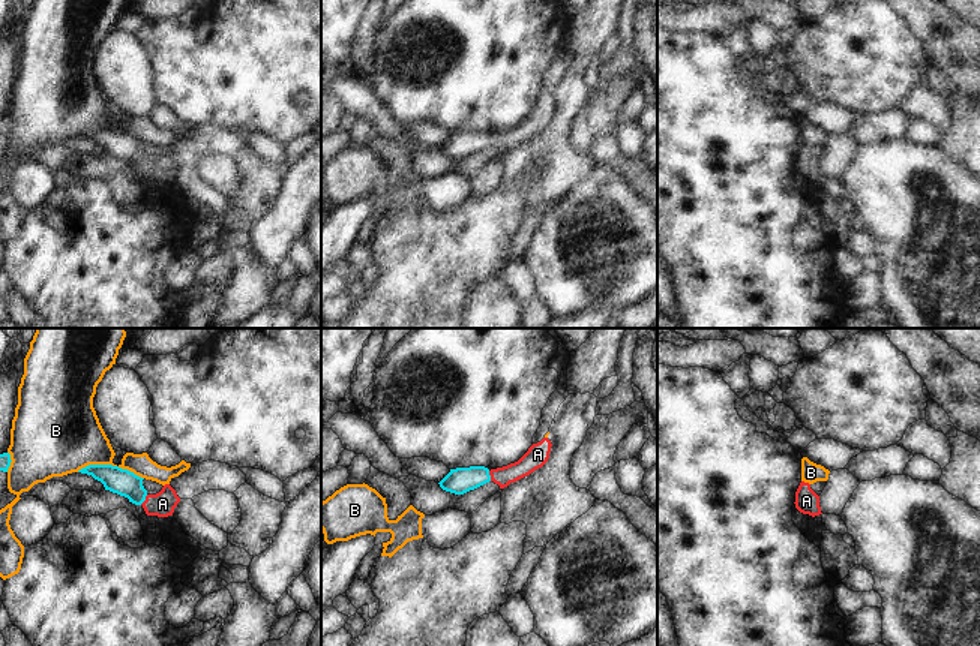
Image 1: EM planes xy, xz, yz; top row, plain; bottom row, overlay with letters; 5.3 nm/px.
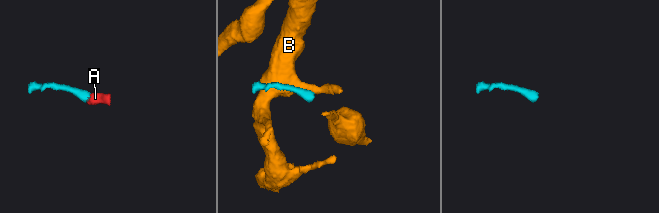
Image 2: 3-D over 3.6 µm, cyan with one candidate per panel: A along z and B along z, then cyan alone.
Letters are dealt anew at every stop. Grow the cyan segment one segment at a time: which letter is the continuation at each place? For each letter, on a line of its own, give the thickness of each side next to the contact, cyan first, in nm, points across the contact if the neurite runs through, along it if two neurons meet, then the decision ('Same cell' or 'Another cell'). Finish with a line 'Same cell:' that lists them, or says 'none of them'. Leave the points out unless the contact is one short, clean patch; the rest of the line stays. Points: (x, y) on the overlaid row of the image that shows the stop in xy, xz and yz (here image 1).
A: Thickness 140 nm (cyan) against 140 nm. Path across: xy (122, 481), (144, 499), (152, 504), (162, 504). Same cell
B: Thickness 140 nm (cyan) against 340 nm. Another cell
Same cell: A.

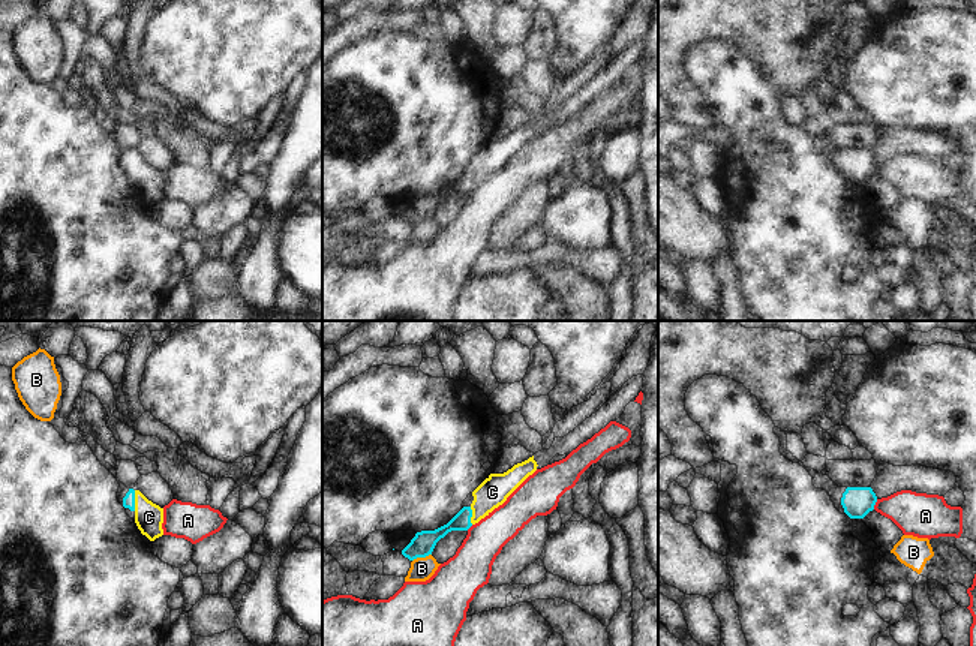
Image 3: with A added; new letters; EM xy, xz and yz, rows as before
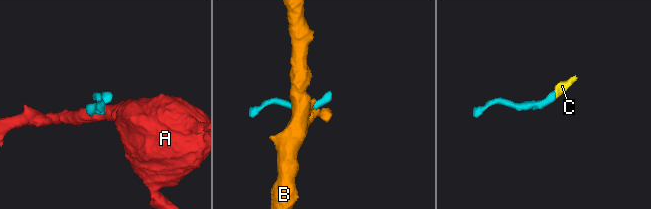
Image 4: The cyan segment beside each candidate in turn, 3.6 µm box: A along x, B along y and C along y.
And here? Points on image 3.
A: Thickness 160 nm (cyan) against 240 nm. Boundary: yz (877, 499), (873, 508). Another cell
B: Thickness 120 nm (cyan) against 130 nm. Boundary: xz (431, 553), (413, 561). Another cell
C: Thickness 60 nm (cyan) against 160 nm. Path across: xy (129, 499), (134, 501), (149, 517). Same cell
Same cell: C.

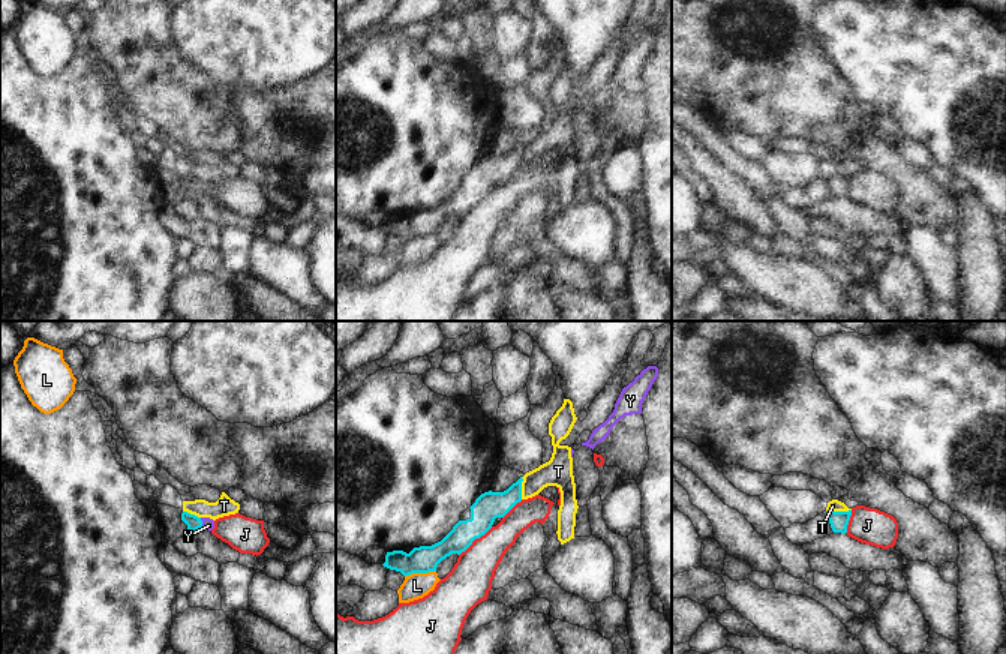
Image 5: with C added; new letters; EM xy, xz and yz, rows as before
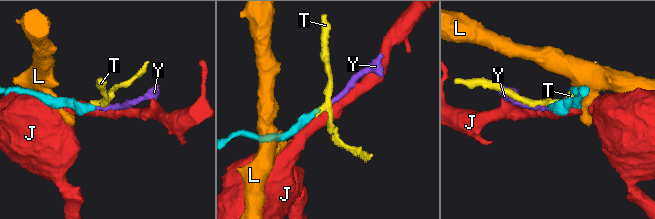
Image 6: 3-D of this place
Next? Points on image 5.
J: Thickness 150 nm (cyan) against 240 nm. Boundary: xz (492, 527), (459, 555). Another cell
L: Thickness 140 nm (cyan) against 140 nm. Boundary: xz (435, 570), (405, 576). Another cell
T: Thickness 100 nm (cyan) against 60 nm. Boundary: yz (850, 509), (828, 512). Another cell
Y: Thickness 80 nm (cyan) against 60 nm. Path across: xy (194, 522), (201, 522), (207, 524). Same cell
Same cell: Y.

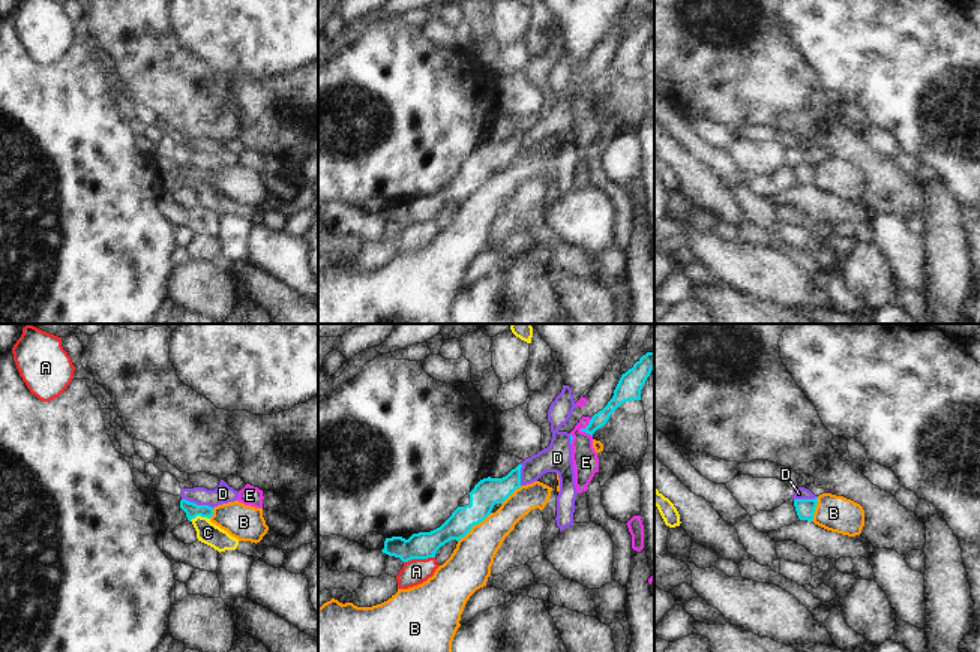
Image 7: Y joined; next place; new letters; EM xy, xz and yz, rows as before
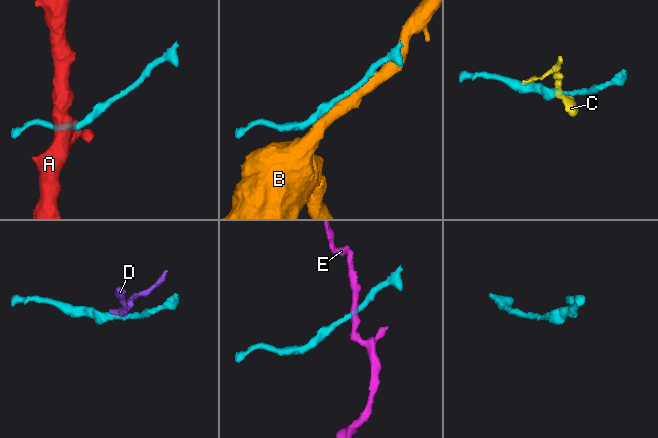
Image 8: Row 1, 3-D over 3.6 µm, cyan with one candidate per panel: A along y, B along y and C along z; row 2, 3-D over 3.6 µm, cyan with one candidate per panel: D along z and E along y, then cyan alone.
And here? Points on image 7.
A: Thickness 140 nm (cyan) against 140 nm. Boundary: xz (434, 556), (404, 562). Another cell
B: Thickness 150 nm (cyan) against 240 nm. Boundary: xz (491, 513), (458, 541). Another cell
C: Thickness 80 nm (cyan) against 120 nm. Boundary: xy (209, 517), (195, 516), (189, 520). Another cell
D: Thickness 80 nm (cyan) against 100 nm. Boundary: xy (182, 498), (197, 504), (207, 504), (212, 508). Another cell
E: Thickness 80 nm (cyan) against 140 nm. Boundary: xz (592, 418), (584, 429), (592, 436). Another cell
Same cell: none of them.

